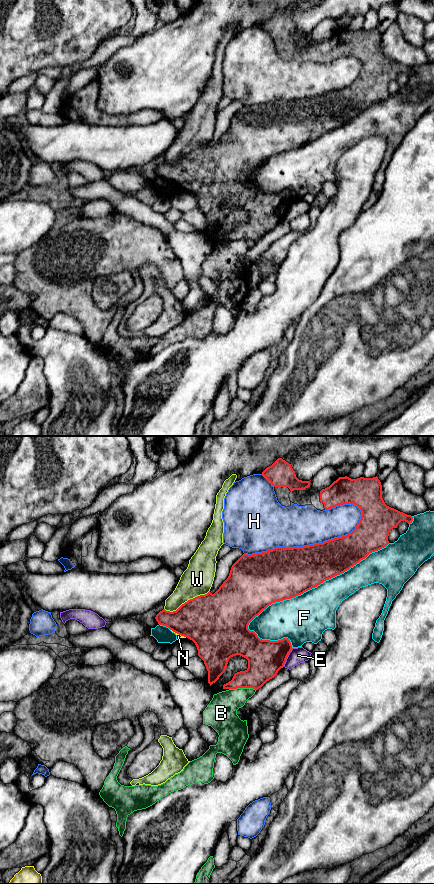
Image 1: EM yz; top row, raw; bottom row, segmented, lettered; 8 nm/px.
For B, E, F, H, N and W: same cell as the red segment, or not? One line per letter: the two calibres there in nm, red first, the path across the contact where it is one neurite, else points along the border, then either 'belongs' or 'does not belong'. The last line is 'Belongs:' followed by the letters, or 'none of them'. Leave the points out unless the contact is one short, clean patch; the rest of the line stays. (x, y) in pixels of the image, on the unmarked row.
B: 260/240 nm | along yz (229, 240), (253, 240), (255, 242) | does not belong
E: 280/130 nm | does not belong
F: 400/360 nm | does not belong
H: 380/340 nm | does not belong
N: 400/30 nm | does not belong
W: 440/240 nm | does not belong
Belongs: none of them

